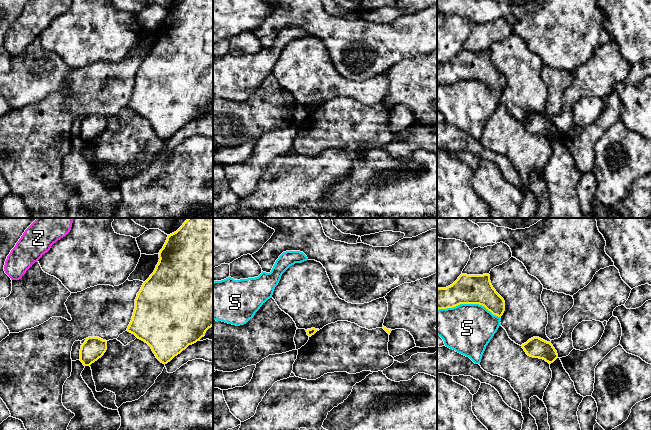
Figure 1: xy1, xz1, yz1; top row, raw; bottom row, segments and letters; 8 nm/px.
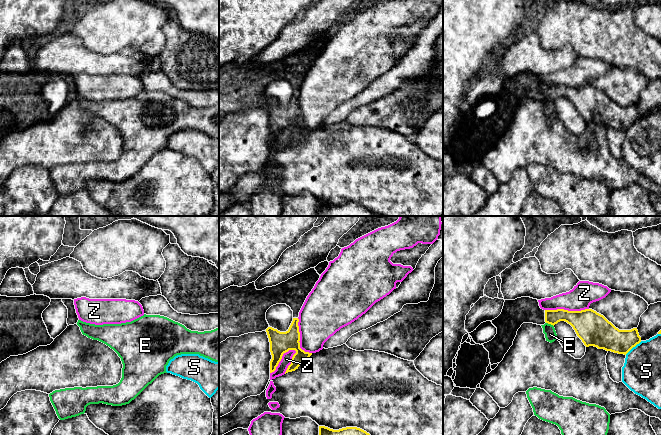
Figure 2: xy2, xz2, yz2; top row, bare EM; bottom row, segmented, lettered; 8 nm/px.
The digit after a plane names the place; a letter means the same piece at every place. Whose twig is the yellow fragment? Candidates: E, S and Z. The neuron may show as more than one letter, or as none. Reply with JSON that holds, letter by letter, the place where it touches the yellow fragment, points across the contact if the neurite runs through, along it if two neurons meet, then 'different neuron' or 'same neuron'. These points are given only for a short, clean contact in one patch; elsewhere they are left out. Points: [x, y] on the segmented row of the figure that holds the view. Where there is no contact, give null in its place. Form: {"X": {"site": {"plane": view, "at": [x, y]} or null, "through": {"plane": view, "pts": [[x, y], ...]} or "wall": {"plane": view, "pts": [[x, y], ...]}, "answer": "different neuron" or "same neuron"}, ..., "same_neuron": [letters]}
{"E": {"site": {"plane": "yz2", "at": [550, 323]}, "wall": {"plane": "yz2", "pts": [[546, 322], [553, 326]]}, "answer": "different neuron"}, "S": {"site": {"plane": "yz1", "at": [469, 303]}, "answer": "different neuron"}, "Z": {"site": {"plane": "xz2", "at": [281, 358]}, "answer": "different neuron"}, "same_neuron": []}

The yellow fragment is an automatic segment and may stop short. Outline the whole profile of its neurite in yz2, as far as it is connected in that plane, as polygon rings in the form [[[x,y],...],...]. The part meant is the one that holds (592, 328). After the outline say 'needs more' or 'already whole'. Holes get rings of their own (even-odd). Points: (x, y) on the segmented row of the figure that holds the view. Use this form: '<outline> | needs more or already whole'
[[[521,297],[505,300],[501,314],[491,321],[497,328],[497,334],[491,341],[480,345],[473,341],[469,333],[463,336],[447,376],[452,378],[455,387],[480,388],[487,367],[490,365],[494,370],[503,360],[523,323],[554,326],[560,321],[570,324],[586,347],[594,346],[626,355],[641,342],[637,328],[619,330],[592,309],[543,310],[537,299]]] | needs more

